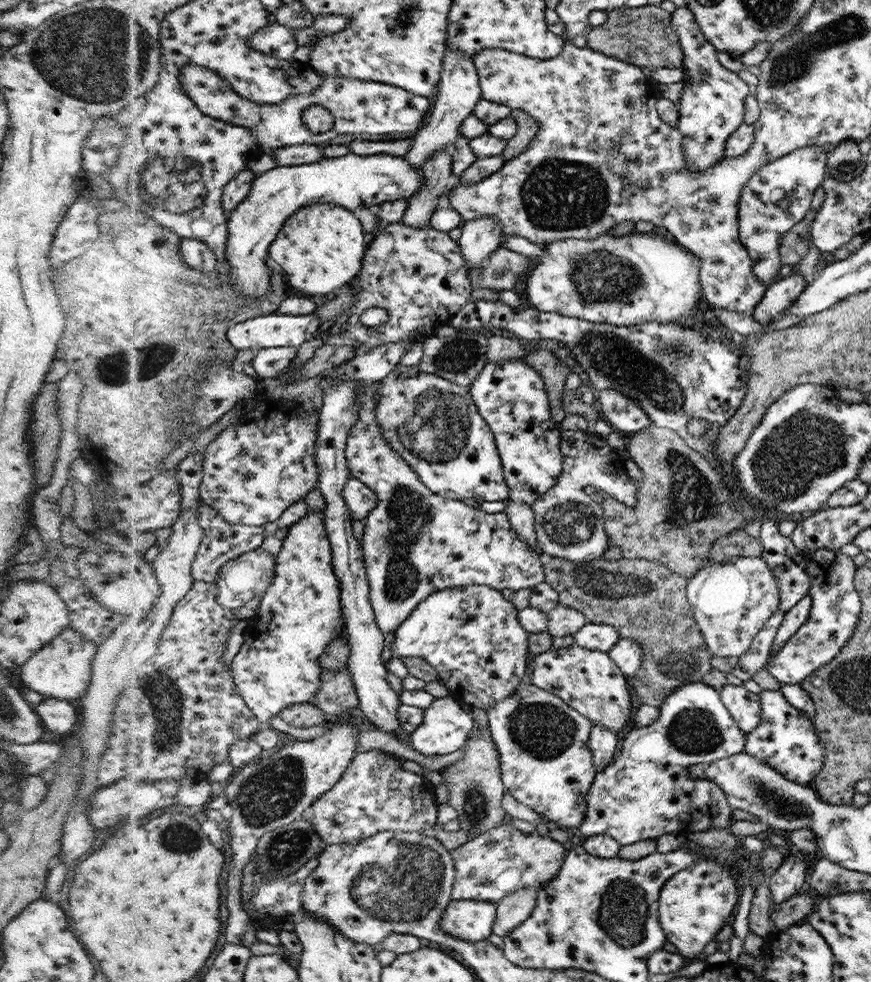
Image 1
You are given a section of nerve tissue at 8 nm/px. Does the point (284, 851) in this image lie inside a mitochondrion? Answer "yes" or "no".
yes

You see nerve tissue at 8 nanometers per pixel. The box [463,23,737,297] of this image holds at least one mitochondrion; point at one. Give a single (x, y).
(557, 195)

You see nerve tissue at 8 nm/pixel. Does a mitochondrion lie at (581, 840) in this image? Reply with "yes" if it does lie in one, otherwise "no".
no

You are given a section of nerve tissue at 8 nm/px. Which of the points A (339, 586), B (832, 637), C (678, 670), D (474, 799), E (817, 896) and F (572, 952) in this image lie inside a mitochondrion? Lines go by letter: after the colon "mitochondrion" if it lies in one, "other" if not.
A: other
B: mitochondrion
C: mitochondrion
D: mitochondrion
E: other
F: other

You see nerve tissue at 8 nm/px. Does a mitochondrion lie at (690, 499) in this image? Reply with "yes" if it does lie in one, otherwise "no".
yes

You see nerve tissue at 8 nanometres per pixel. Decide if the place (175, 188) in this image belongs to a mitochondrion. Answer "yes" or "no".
yes

